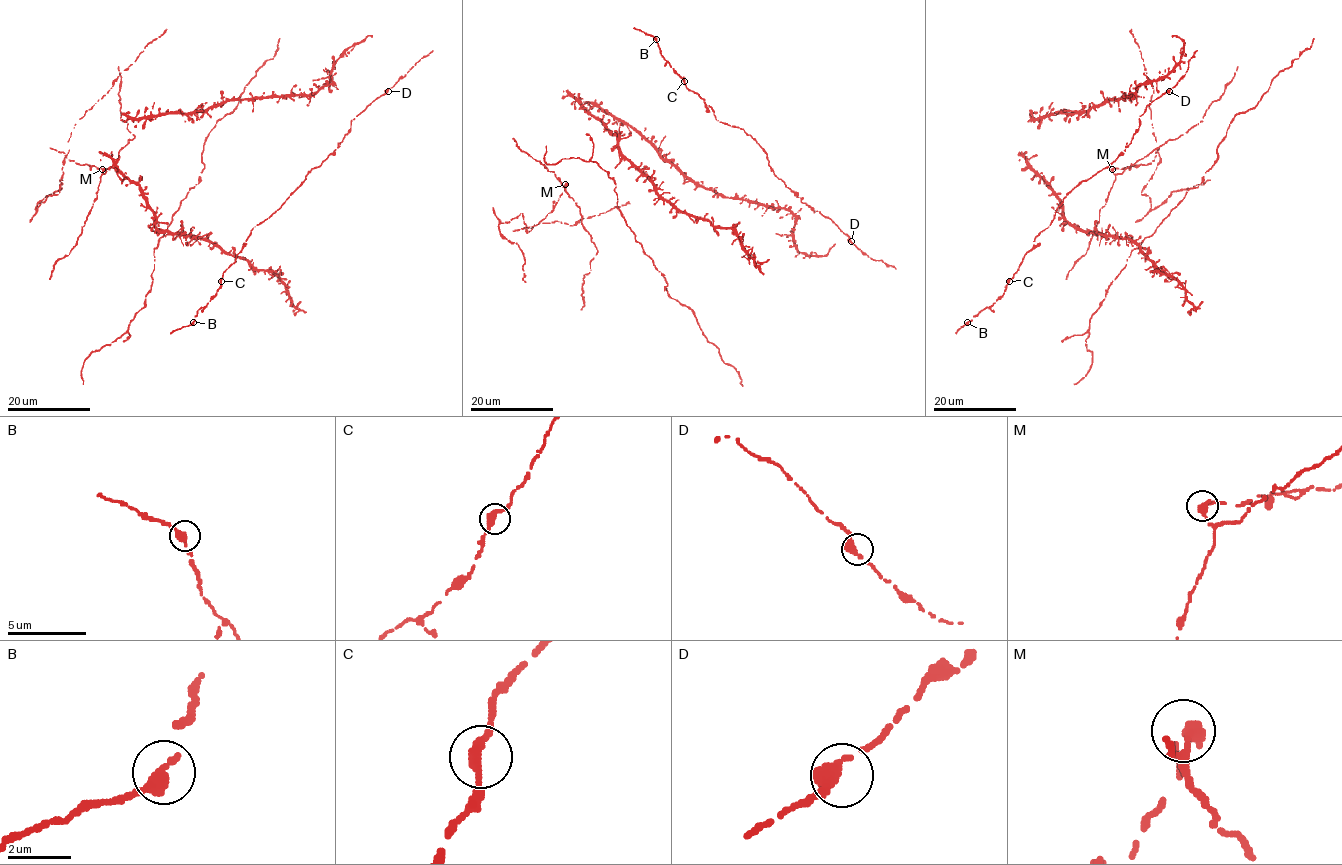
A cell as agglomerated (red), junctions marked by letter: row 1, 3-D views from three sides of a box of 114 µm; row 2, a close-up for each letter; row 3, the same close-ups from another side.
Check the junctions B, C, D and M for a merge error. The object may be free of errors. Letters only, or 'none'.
M

